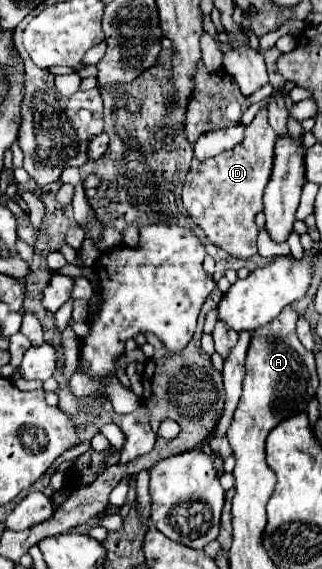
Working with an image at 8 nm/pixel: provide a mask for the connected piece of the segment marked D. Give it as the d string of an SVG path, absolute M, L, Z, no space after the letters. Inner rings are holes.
M260 108L246 128L244 140L230 152L222 152L206 162L192 162L182 190L182 202L188 216L204 230L208 240L230 256L250 258L256 254L258 228L254 216L262 210L262 194L274 168L274 146L278 134L268 124L268 110Z

